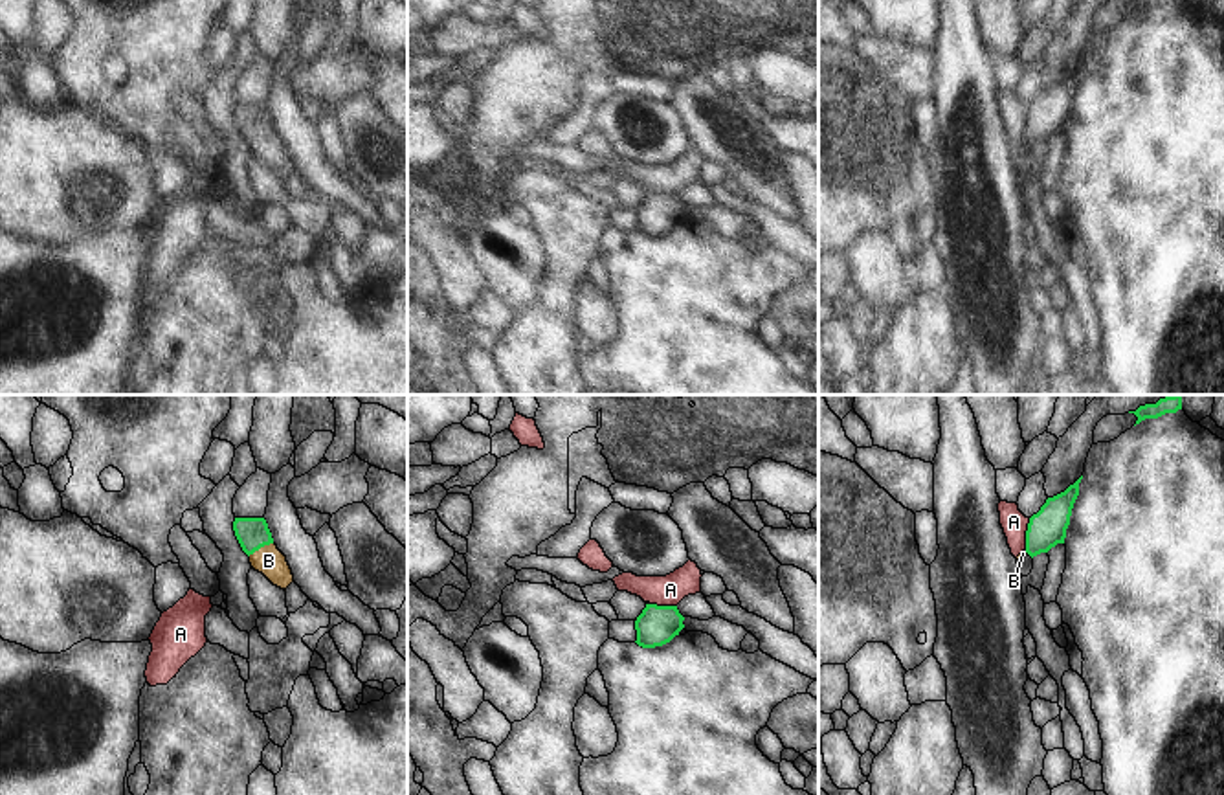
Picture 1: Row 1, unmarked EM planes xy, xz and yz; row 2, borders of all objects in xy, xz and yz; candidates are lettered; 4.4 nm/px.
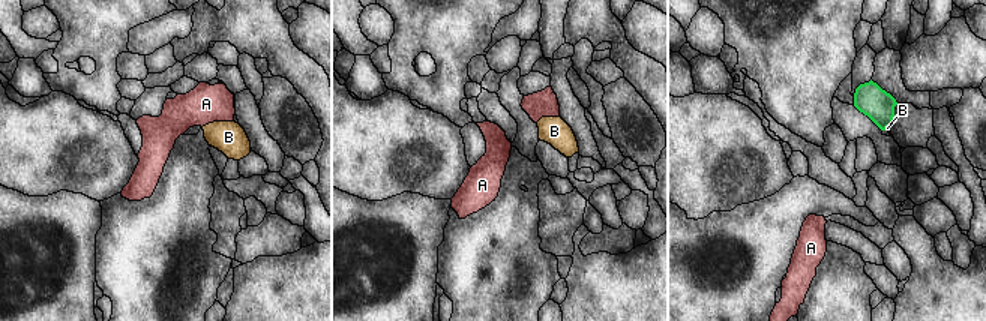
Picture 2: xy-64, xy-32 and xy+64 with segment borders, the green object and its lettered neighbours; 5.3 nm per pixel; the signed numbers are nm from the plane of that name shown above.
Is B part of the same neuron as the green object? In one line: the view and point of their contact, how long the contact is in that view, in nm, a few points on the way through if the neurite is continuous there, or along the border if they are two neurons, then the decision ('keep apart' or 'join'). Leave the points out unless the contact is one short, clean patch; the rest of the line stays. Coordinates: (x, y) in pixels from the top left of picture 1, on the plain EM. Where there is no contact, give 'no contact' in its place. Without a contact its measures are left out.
meets green in xy at (259, 136); contact 130 nm long; runs through xy (252, 122), (259, 136), (268, 149); join

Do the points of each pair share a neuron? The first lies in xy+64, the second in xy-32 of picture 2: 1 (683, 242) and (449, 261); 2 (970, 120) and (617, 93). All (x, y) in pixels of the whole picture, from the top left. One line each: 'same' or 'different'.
1: different
2: same

